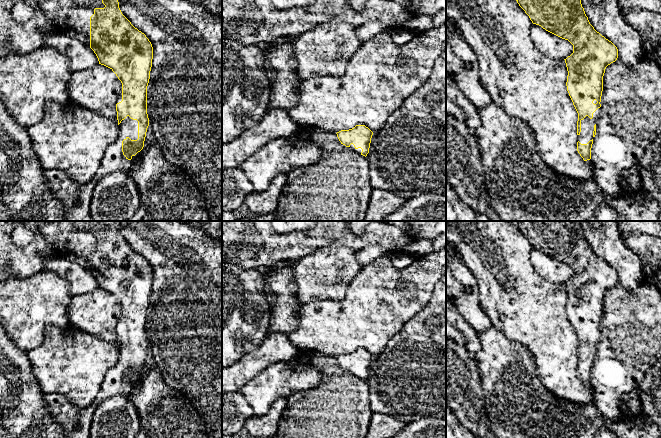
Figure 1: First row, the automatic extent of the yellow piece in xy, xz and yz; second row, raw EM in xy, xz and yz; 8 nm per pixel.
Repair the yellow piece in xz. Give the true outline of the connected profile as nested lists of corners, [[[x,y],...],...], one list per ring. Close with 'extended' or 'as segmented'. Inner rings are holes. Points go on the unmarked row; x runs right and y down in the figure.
[[[356,349],[352,353],[341,354],[336,358],[341,368],[346,371],[365,381],[369,377],[373,356],[365,349]]] | extended

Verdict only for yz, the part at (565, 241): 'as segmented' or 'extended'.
extended

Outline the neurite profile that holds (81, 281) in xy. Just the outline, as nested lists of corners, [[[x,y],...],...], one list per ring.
[[[57,255],[48,259],[44,269],[66,279],[72,296],[90,293],[99,288],[96,278],[90,271],[65,257]]]

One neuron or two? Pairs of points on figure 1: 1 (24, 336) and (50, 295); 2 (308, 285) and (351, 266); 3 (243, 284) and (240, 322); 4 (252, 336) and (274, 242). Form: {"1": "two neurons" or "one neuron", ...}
{"1": "one neuron", "2": "one neuron", "3": "one neuron", "4": "two neurons"}

